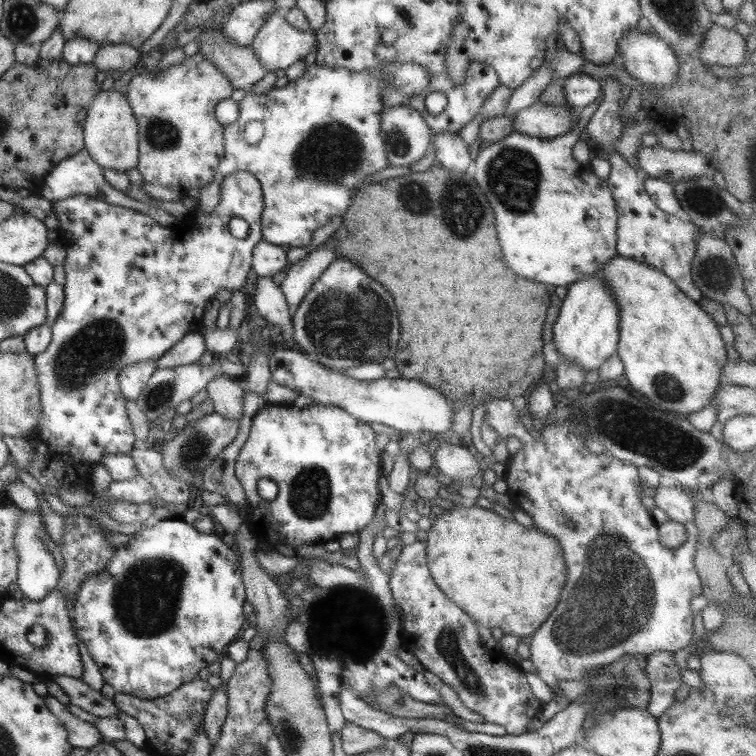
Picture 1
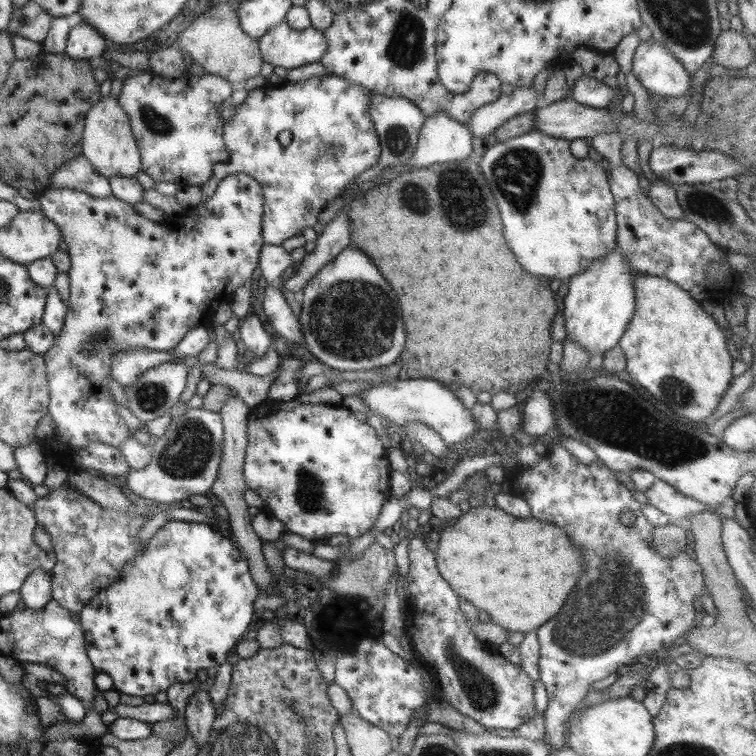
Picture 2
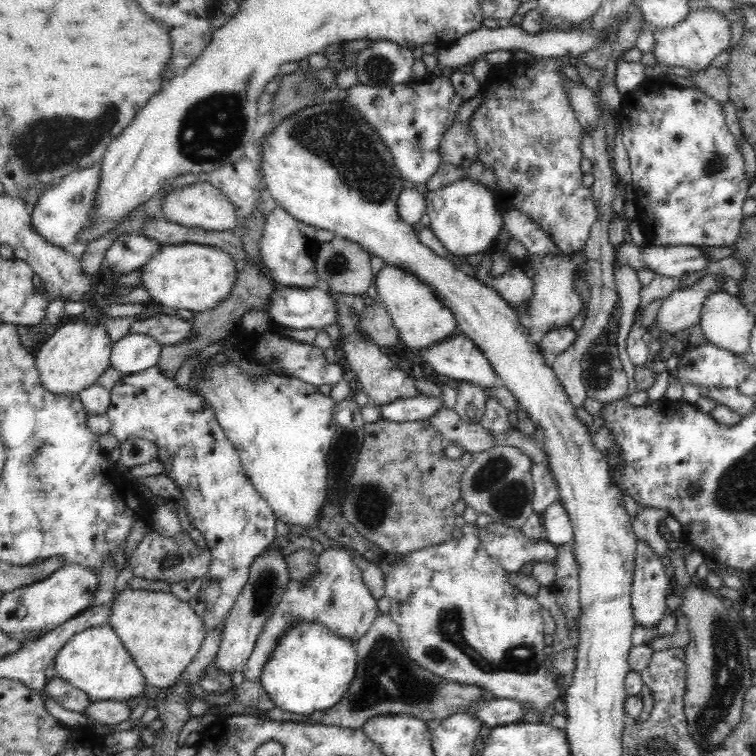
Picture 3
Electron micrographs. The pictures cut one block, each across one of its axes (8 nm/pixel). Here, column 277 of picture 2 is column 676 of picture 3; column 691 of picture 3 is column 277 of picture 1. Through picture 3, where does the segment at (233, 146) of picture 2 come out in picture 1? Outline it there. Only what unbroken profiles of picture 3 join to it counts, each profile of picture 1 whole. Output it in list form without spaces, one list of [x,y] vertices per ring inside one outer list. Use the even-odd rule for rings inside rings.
[[[315,62],[306,66],[300,78],[283,87],[273,87],[265,94],[246,92],[238,103],[237,120],[223,130],[224,156],[219,160],[211,183],[201,188],[197,209],[205,214],[211,213],[219,203],[218,193],[224,178],[235,171],[249,172],[259,182],[263,196],[260,214],[262,240],[285,248],[306,246],[316,228],[327,223],[331,216],[341,215],[347,210],[352,198],[349,193],[353,188],[365,185],[366,176],[388,166],[380,132],[382,89],[393,85],[401,95],[410,97],[425,89],[429,81],[427,68],[411,62],[391,62],[377,72],[351,72],[344,68],[327,68]],[[249,121],[260,122],[265,129],[261,140],[254,145],[246,144],[244,140],[244,126]]]

